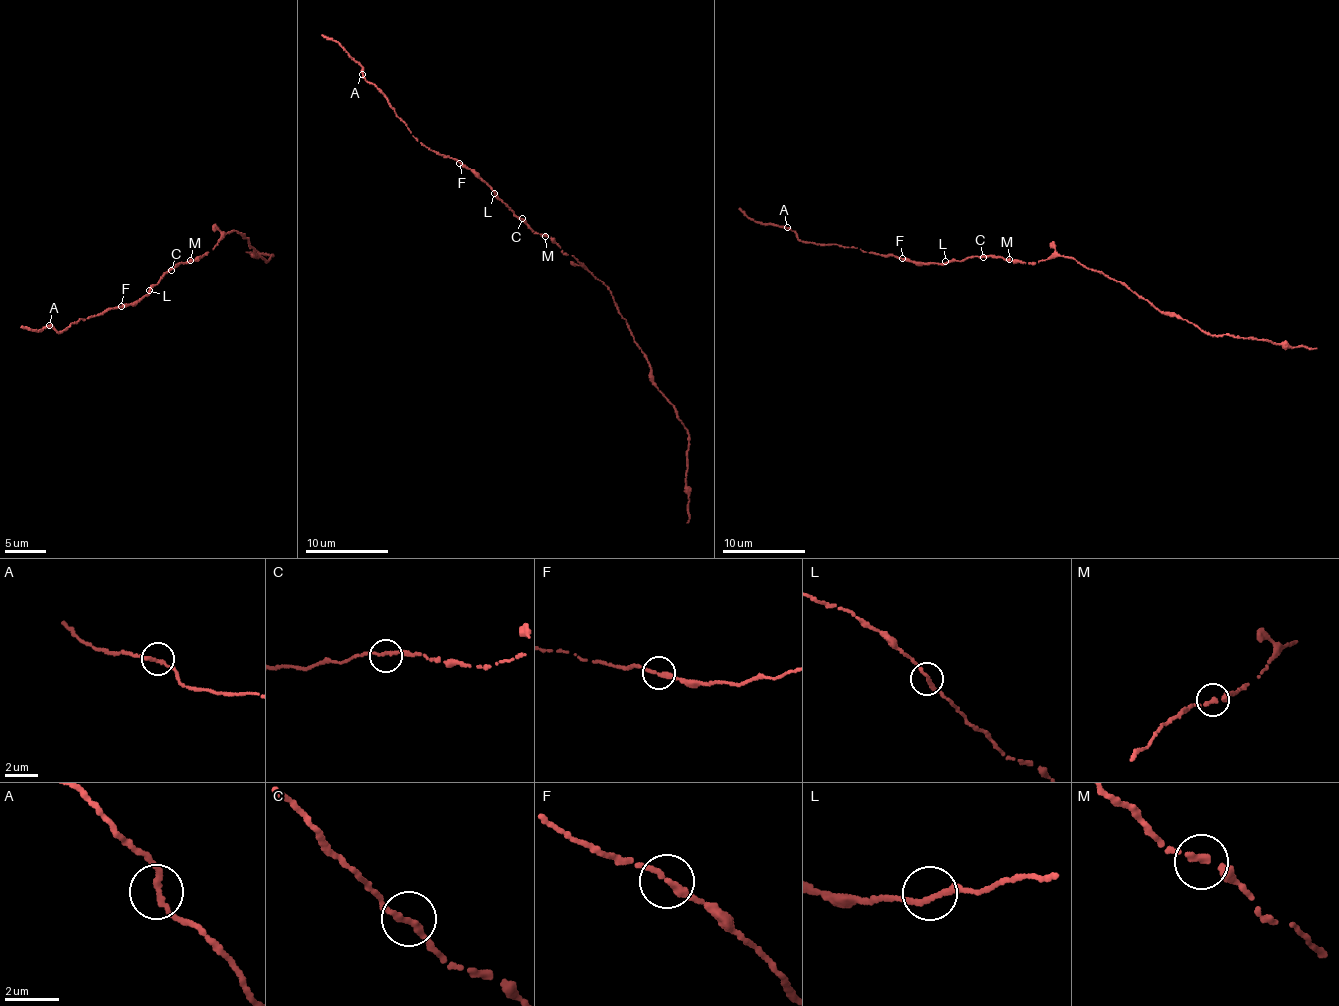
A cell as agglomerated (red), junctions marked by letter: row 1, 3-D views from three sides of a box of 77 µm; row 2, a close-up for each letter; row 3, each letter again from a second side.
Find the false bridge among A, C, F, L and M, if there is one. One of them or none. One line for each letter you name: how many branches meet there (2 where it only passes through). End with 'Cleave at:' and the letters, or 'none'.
Cleave at: none

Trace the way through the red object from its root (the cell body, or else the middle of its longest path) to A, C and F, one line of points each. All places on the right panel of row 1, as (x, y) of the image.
A: (1024, 262), (982, 255), (928, 263), (856, 247), (802, 241), (787, 227)
C: (1024, 262), (983, 257)
F: (1024, 262), (982, 255), (943, 263), (902, 258)

